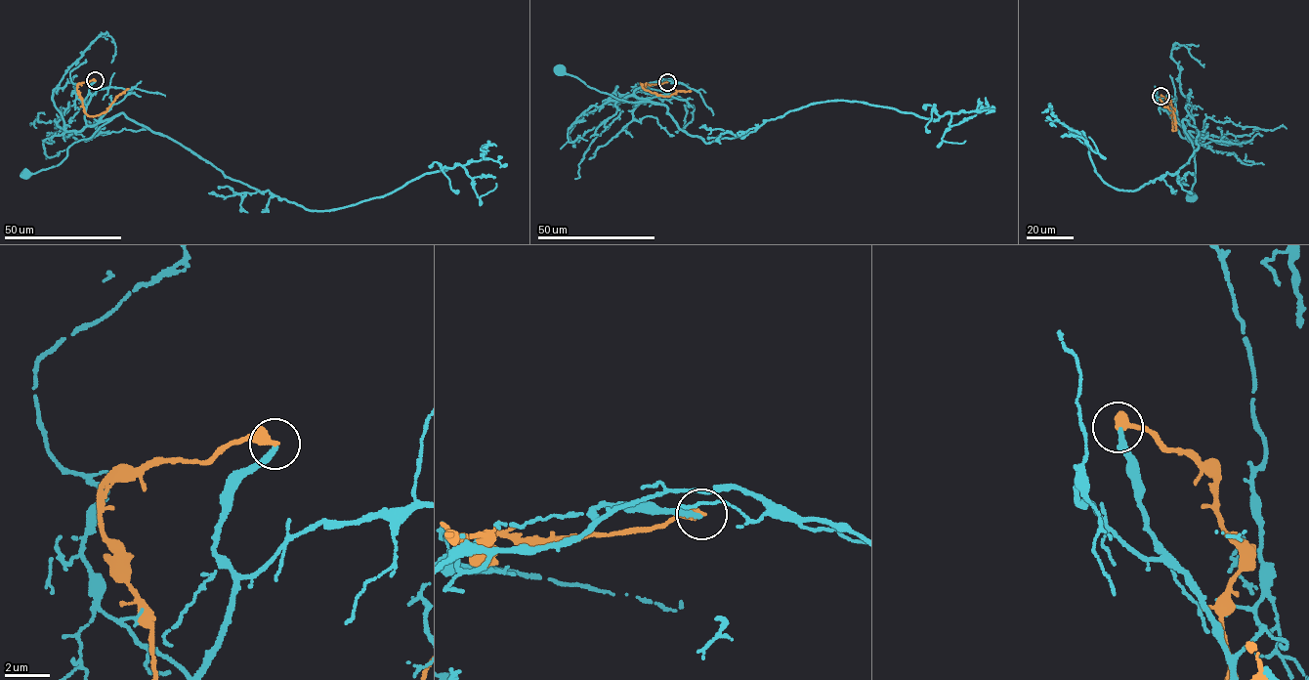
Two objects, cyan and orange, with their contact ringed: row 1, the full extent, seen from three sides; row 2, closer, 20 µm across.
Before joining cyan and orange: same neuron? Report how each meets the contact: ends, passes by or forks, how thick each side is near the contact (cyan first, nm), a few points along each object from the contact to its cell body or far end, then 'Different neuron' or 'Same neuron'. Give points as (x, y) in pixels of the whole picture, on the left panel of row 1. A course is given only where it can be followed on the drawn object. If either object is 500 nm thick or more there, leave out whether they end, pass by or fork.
At the ring cyan ends. At the ring orange ends. Thickness 240 nm (cyan) against 400 nm. Course of cyan: (95, 80), (85, 119), (93, 125), (109, 120), (90, 138), (69, 147), (67, 156), (59, 164), (26, 174). Course of orange: (95, 80), (81, 82), (77, 87), (84, 112), (88, 115), (106, 110), (115, 97), (128, 89). Different neuron

